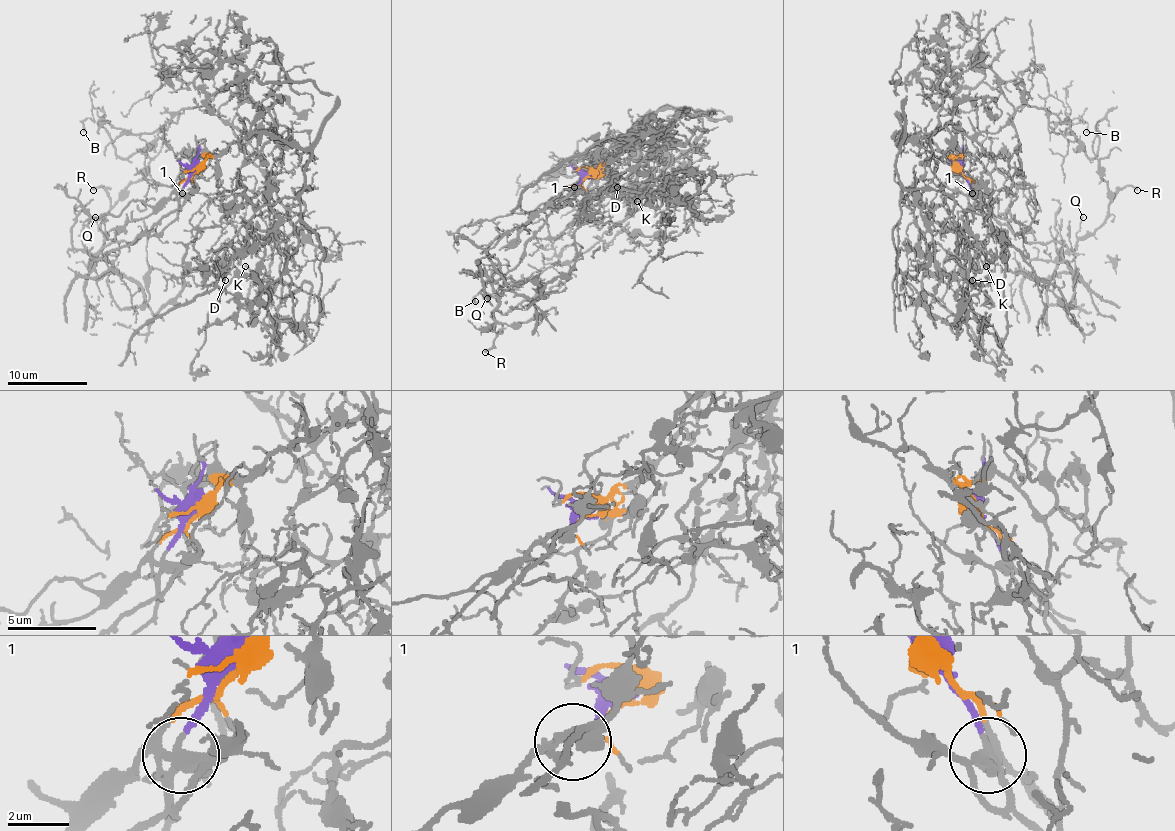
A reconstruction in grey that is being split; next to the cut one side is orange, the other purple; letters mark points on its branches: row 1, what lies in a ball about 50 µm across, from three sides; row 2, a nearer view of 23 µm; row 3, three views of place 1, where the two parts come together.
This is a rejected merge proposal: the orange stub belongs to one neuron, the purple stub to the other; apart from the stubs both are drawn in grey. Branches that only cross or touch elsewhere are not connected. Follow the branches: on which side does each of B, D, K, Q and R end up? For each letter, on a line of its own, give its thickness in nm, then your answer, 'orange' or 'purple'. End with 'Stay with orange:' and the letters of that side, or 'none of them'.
B: 120 nm thick; orange
D: 160 nm thick; orange
K: 100 nm thick; orange
Q: 100 nm thick; purple
R: 200 nm thick; purple
Stay with orange: B, D, K

